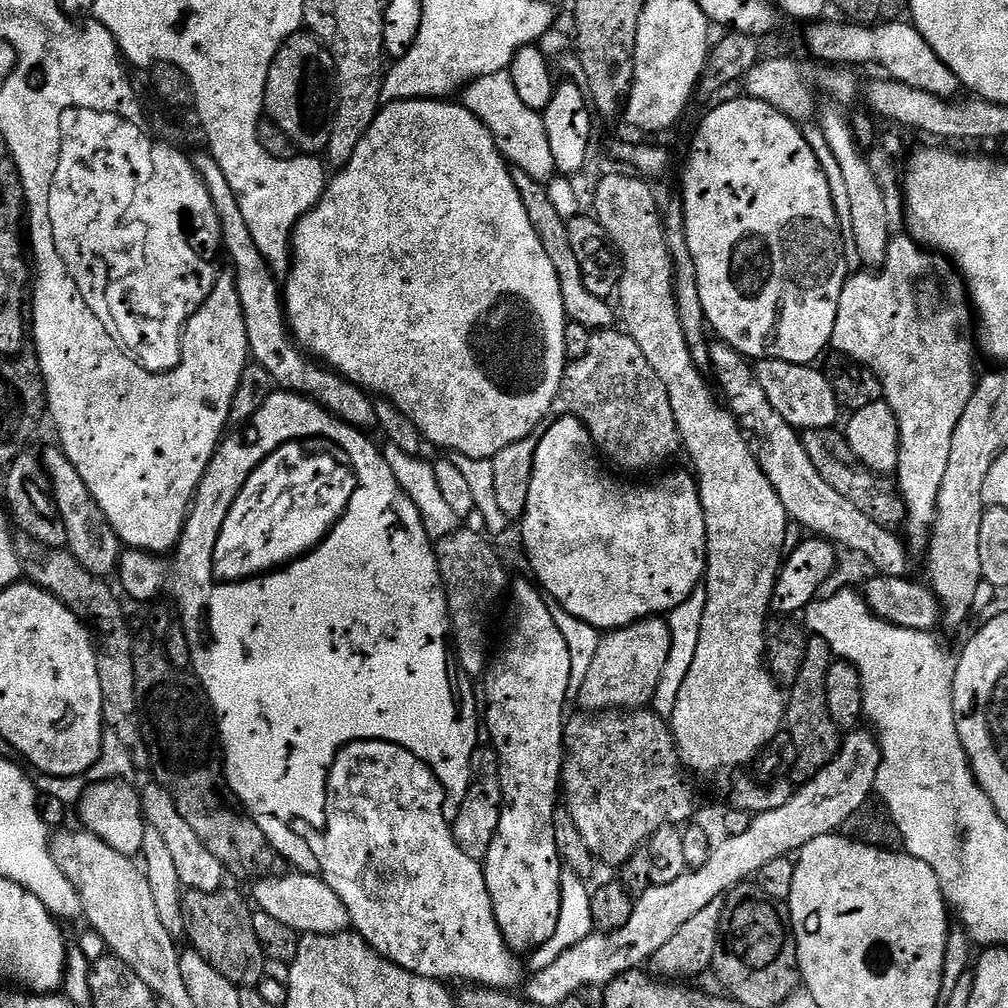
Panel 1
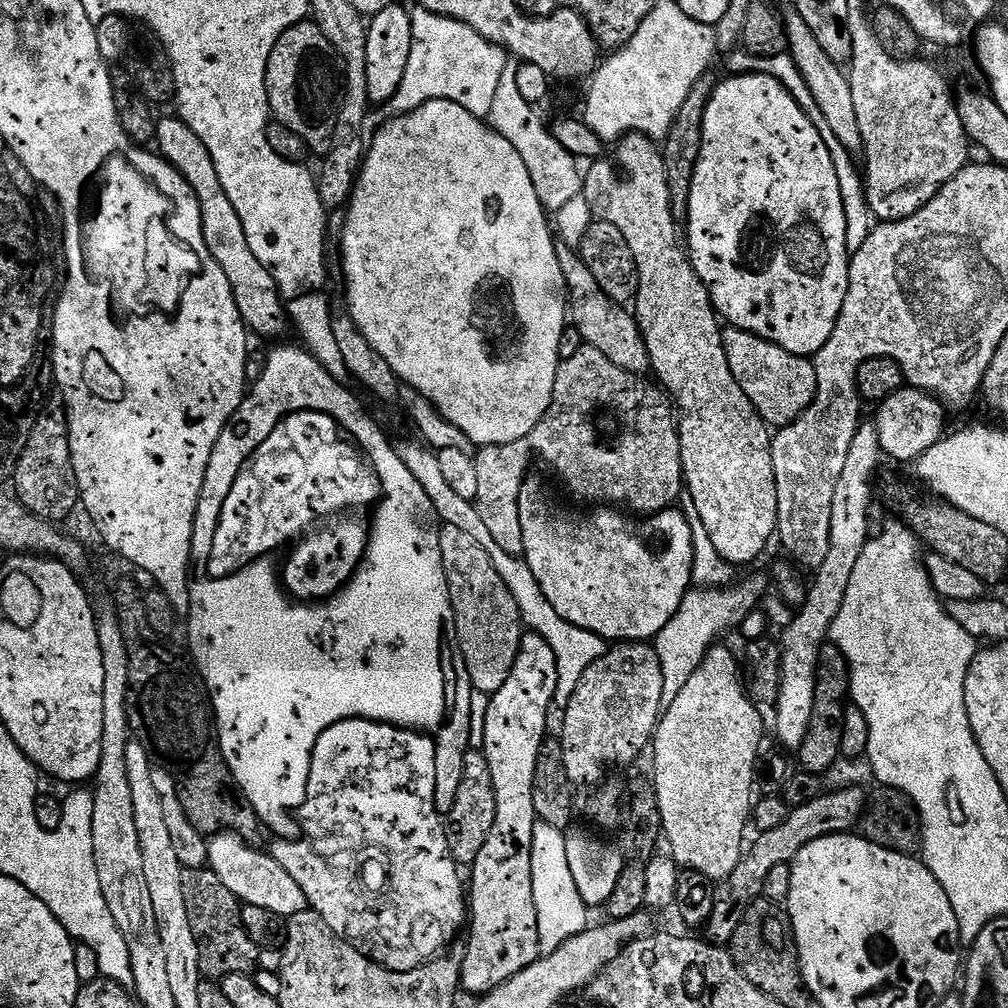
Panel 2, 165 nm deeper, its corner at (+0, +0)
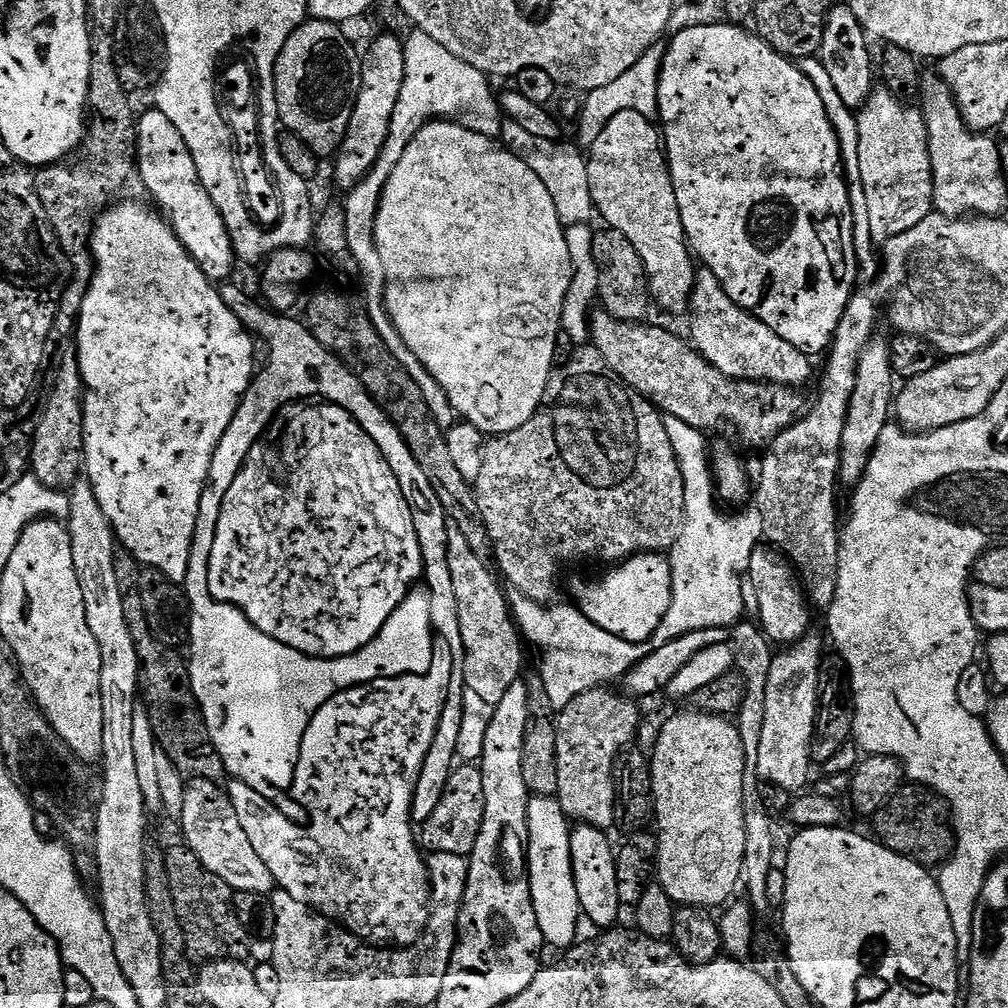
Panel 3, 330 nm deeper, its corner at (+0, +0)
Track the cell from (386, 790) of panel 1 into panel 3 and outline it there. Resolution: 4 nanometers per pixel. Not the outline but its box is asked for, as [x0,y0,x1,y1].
[227,645,454,949]

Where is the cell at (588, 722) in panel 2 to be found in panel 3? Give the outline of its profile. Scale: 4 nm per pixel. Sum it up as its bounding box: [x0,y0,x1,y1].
[556,686,640,829]

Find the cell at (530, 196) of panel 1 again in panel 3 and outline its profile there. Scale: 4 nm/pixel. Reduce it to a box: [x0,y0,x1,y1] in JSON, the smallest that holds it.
[590,310,806,449]

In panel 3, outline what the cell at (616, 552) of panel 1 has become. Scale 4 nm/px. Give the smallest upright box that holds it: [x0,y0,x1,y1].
[572,552,671,643]

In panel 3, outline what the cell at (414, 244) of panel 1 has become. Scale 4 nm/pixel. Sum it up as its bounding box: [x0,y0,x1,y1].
[376,120,572,437]

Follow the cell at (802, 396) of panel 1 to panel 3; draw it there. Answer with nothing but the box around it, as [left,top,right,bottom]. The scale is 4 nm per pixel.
[690,267,812,389]

